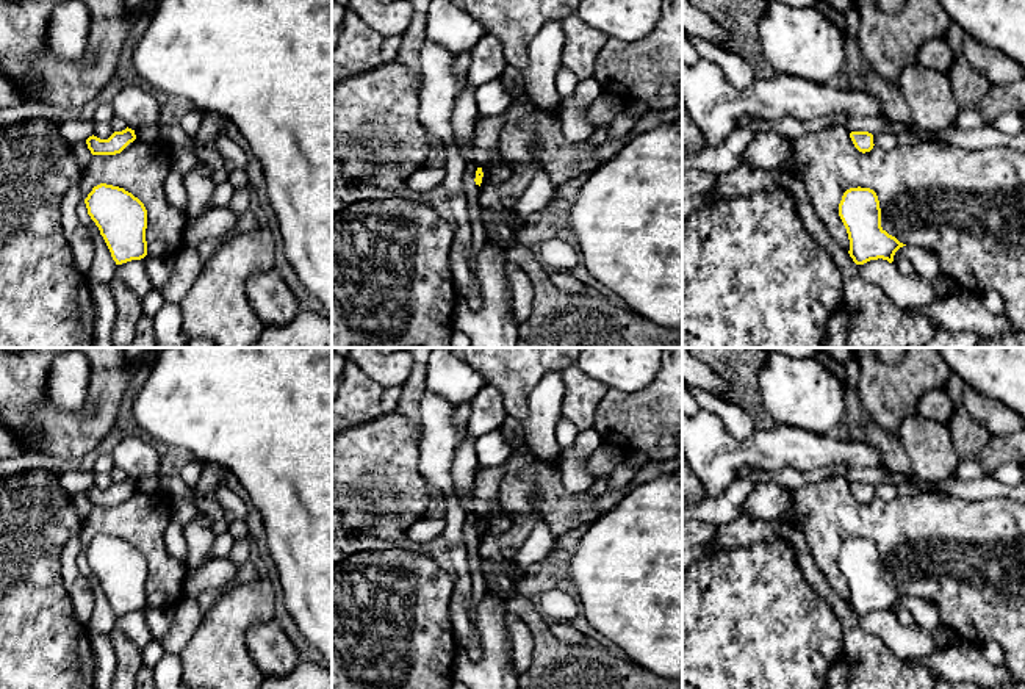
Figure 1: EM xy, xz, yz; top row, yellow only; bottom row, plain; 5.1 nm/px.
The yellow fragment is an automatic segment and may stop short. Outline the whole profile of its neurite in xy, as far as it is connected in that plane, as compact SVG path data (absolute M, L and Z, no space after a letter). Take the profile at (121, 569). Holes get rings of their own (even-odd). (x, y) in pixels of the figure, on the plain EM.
M100 534L85 554L116 615L147 606L147 561L138 548L124 539Z

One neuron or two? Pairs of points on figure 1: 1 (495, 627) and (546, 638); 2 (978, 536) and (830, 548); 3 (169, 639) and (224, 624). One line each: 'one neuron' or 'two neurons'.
1: two neurons
2: one neuron
3: two neurons

